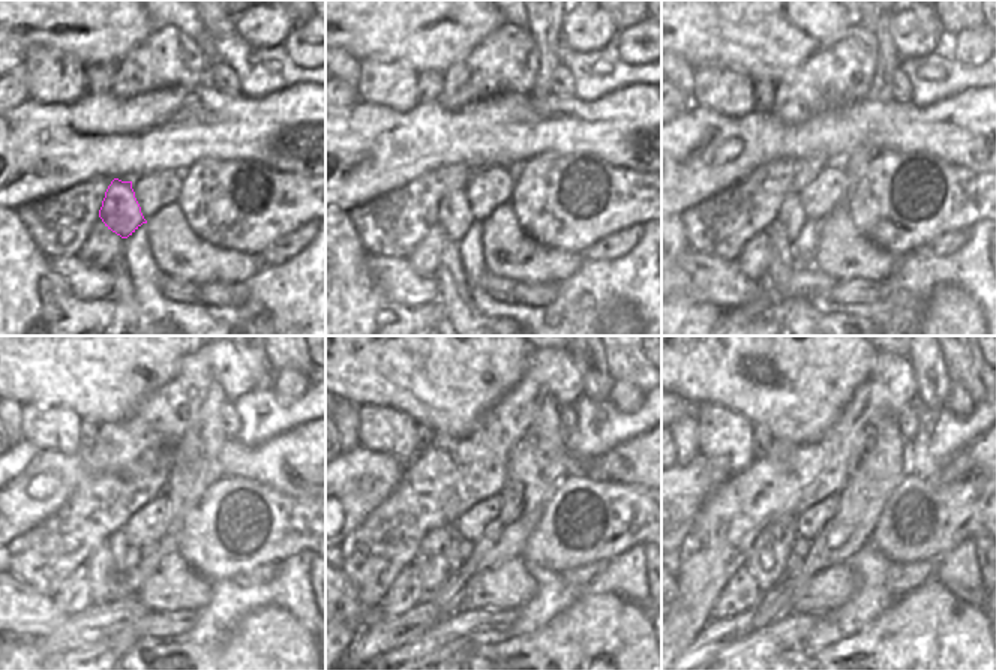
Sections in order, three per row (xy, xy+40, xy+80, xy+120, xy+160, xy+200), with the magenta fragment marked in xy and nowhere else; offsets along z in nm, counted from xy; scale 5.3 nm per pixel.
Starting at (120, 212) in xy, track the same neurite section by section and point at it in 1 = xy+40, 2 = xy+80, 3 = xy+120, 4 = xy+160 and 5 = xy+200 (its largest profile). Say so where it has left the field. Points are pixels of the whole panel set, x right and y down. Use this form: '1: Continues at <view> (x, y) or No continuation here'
1: Continues at xy+40 (455, 216)
2: Continues at xy+80 (791, 215)
3: Continues at xy+120 (117, 541)
4: Continues at xy+160 (453, 559)
5: Continues at xy+200 (792, 561)

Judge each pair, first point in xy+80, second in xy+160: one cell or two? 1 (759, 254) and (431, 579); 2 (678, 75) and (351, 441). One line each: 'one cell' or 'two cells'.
1: two cells
2: one cell

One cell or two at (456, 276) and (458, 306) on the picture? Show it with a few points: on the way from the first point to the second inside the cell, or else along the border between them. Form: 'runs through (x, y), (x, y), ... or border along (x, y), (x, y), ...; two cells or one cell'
runs through (456, 284), (456, 299); one cell

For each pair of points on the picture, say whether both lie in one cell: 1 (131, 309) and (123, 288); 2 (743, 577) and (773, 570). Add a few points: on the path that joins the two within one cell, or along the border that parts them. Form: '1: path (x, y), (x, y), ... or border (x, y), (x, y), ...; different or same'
1: path (128, 305), (123, 293); same
2: border (744, 567), (761, 592); different

